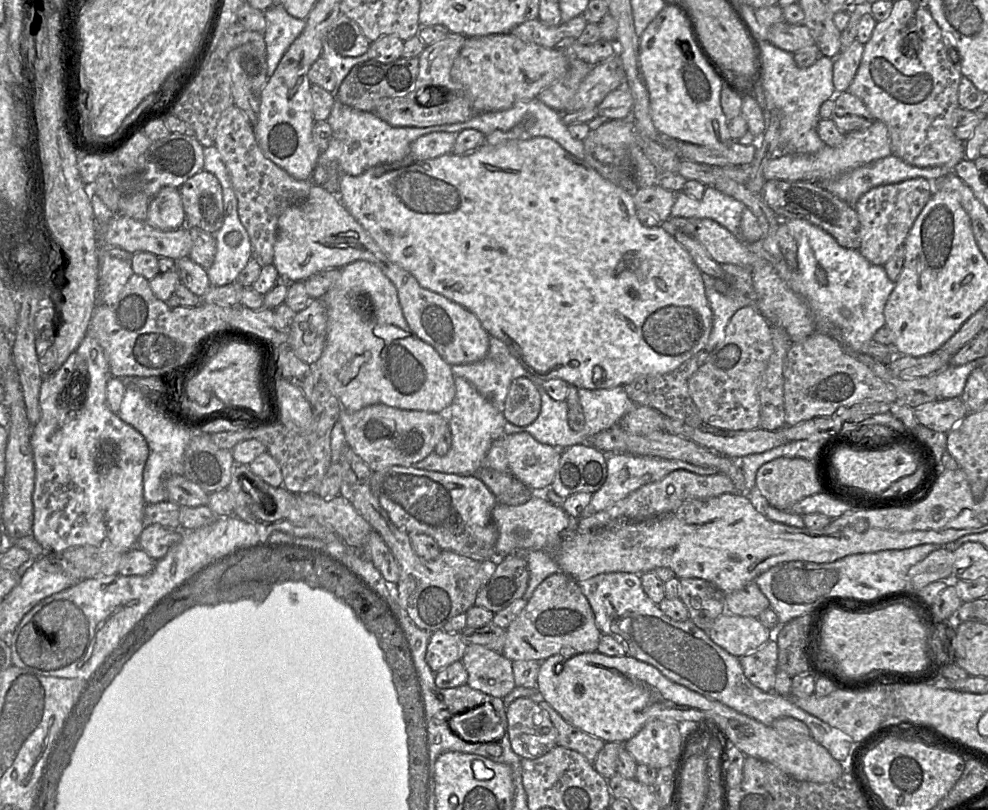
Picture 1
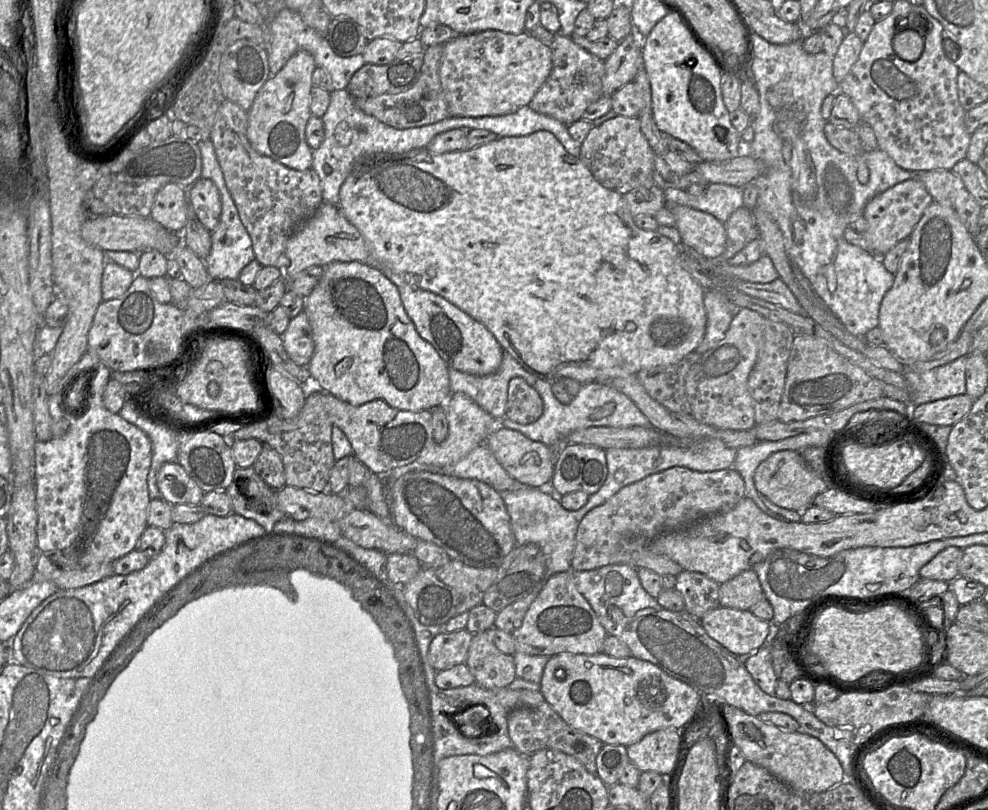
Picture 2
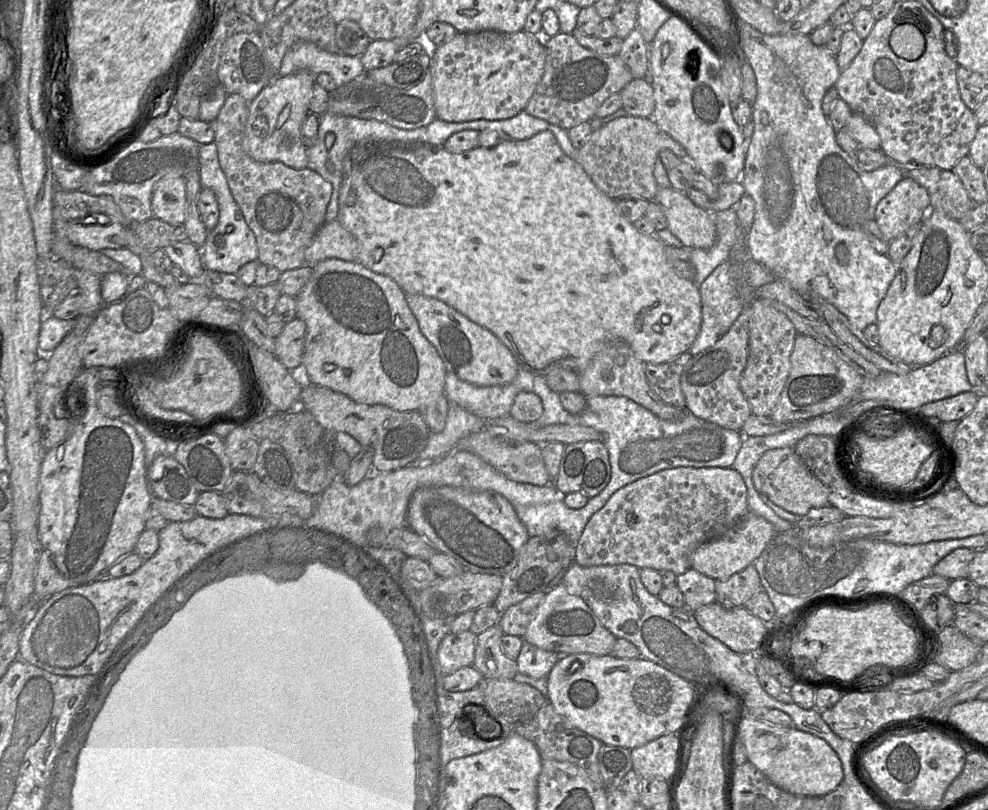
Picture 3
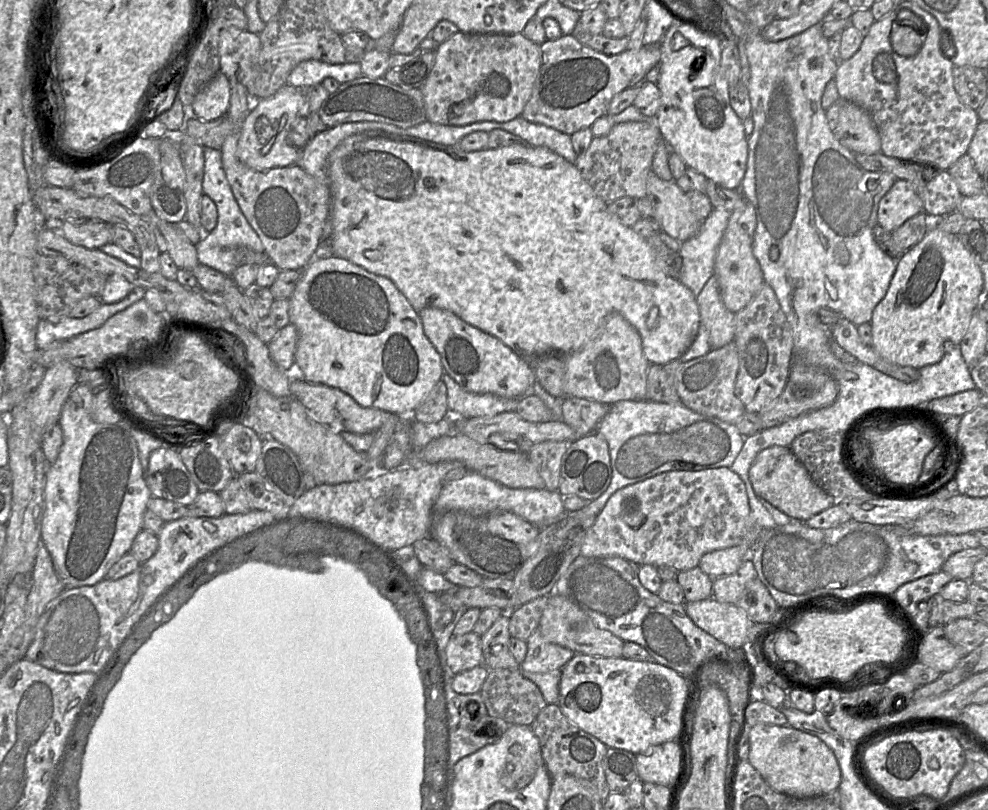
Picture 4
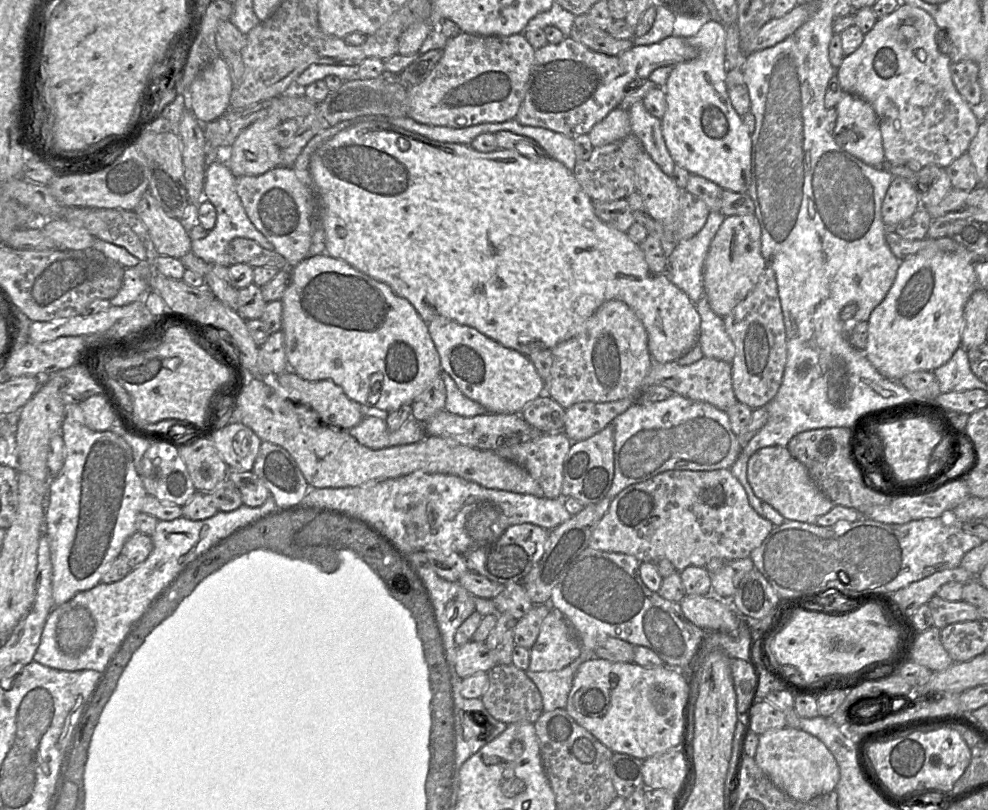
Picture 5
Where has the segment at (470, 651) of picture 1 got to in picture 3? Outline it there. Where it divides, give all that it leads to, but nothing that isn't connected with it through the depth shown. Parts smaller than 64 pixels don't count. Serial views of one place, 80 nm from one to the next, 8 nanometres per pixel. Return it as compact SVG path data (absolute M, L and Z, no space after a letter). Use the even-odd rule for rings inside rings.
M498 623L477 635L472 666L481 672L483 679L513 679L518 672L516 661L502 650L503 635Z

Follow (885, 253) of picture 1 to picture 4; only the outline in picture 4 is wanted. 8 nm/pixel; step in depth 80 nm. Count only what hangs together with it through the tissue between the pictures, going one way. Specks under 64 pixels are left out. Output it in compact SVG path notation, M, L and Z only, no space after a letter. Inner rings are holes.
M897 179L878 204L877 224L892 233L923 211L923 201L914 186L906 180Z

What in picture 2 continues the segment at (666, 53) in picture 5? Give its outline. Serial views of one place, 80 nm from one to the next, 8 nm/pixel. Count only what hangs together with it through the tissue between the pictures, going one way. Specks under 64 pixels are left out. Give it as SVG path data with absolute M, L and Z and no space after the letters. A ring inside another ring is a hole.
M561 33L554 34L554 39L550 44L551 72L528 105L533 111L554 118L568 126L580 120L587 107L603 96L604 60L575 44L570 36Z

